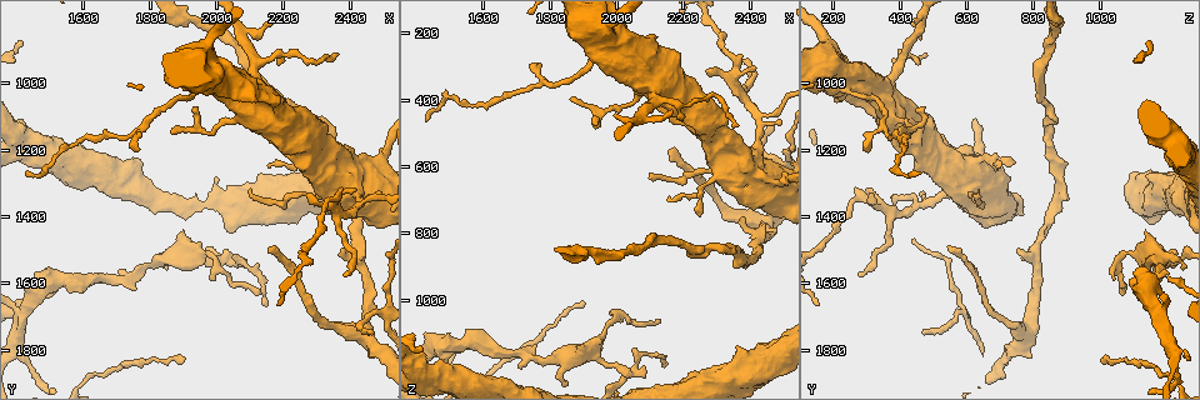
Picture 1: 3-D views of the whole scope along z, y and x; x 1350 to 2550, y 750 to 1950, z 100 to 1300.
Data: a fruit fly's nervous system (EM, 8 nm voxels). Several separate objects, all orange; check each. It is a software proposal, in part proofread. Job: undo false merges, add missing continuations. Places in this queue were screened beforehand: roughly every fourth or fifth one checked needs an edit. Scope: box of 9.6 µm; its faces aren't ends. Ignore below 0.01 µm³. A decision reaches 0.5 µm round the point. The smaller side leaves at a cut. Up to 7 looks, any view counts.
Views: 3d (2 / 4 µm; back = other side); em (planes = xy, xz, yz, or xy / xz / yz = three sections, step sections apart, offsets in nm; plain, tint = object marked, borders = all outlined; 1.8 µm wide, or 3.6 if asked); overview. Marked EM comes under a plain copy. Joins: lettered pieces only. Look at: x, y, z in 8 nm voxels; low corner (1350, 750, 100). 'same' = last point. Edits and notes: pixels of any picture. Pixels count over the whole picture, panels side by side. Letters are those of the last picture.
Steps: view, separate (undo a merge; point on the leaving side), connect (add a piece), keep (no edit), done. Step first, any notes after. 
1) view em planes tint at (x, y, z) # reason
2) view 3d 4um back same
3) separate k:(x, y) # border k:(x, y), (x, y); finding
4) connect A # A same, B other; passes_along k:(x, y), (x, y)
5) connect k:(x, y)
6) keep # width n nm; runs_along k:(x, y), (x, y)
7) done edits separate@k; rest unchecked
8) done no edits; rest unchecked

view em planes borders at (1890, 1510, 1160) # thick turns thin

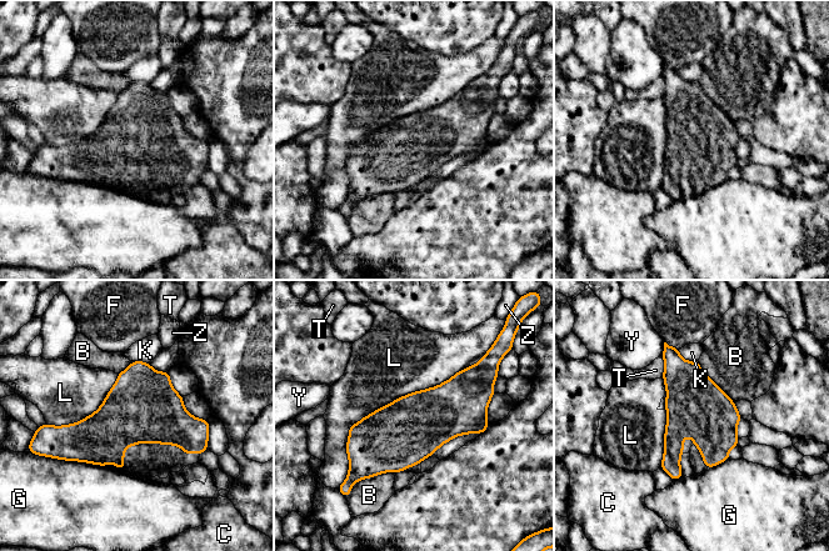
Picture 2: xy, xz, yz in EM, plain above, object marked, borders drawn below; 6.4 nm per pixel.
keep # longest_contact L 1100 nm; B other, C other, F other, G other, K other, L other, T other, Y other, Z other; border 2:(478, 361), (356, 421), (346, 475); all the same neuron

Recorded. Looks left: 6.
view 3d 4um at (2380, 1270, 700) # closes a loop

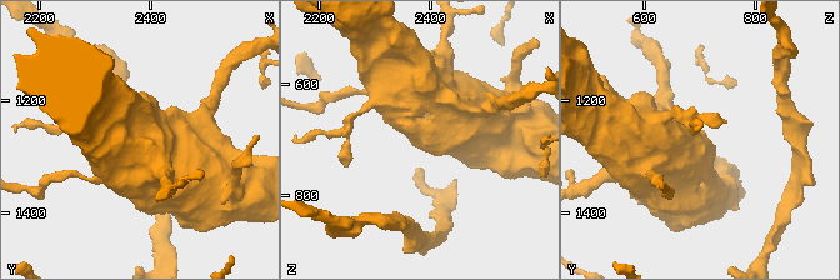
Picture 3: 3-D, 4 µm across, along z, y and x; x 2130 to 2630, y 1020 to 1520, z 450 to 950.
view em xz step 8 borders at (2370, 1275, 705)

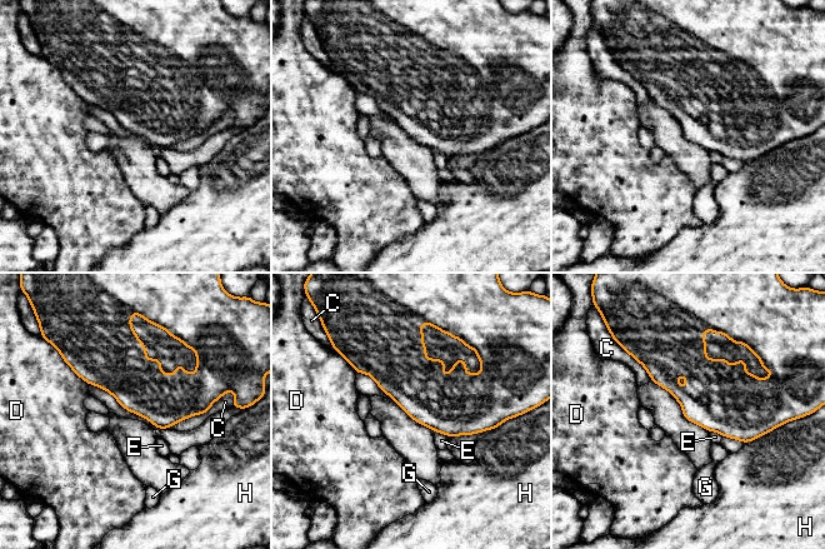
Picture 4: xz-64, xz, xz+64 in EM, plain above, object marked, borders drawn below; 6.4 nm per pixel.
keep # C other, D other, E other, G other, H other; border 4:(89, 383), (158, 428); all the same neuron

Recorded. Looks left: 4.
view 3d 4um at (2440, 1760, 780) # three arms meet

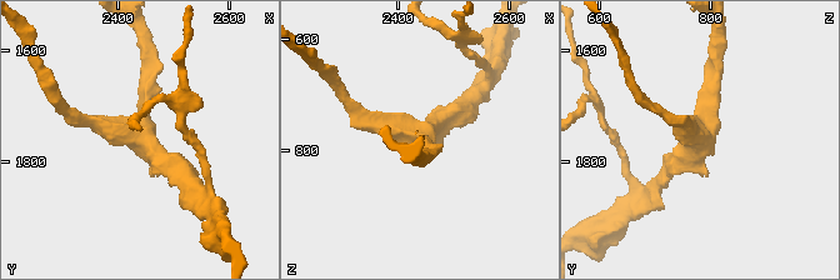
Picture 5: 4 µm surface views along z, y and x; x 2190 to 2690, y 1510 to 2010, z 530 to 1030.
view em planes borders at (2435, 1760, 770) # arms 3; arm_widths 200, 200, 280 nm; shape alone is not enough

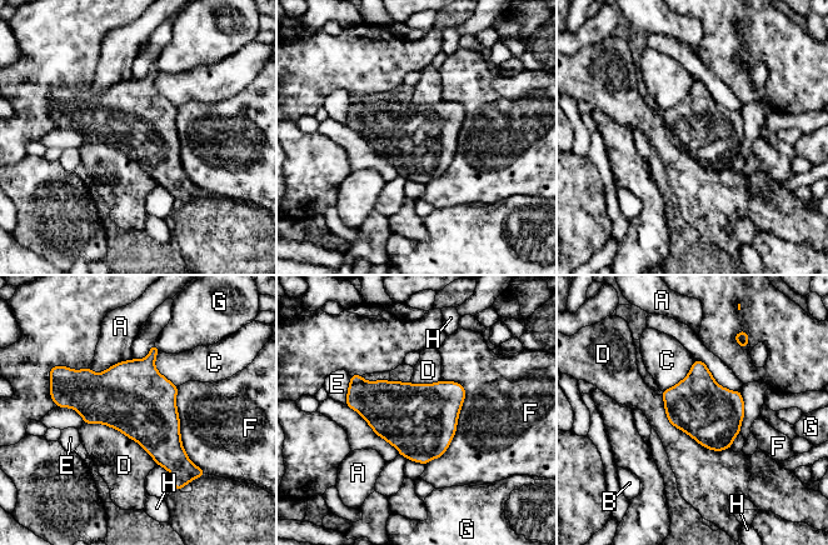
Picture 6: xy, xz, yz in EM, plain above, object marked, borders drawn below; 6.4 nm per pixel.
keep # width 380 nm; A other, B other, C other, D other, E other, F other, G other, H other; continuous, no second neuron

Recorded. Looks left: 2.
done no edits; rest unchecked

